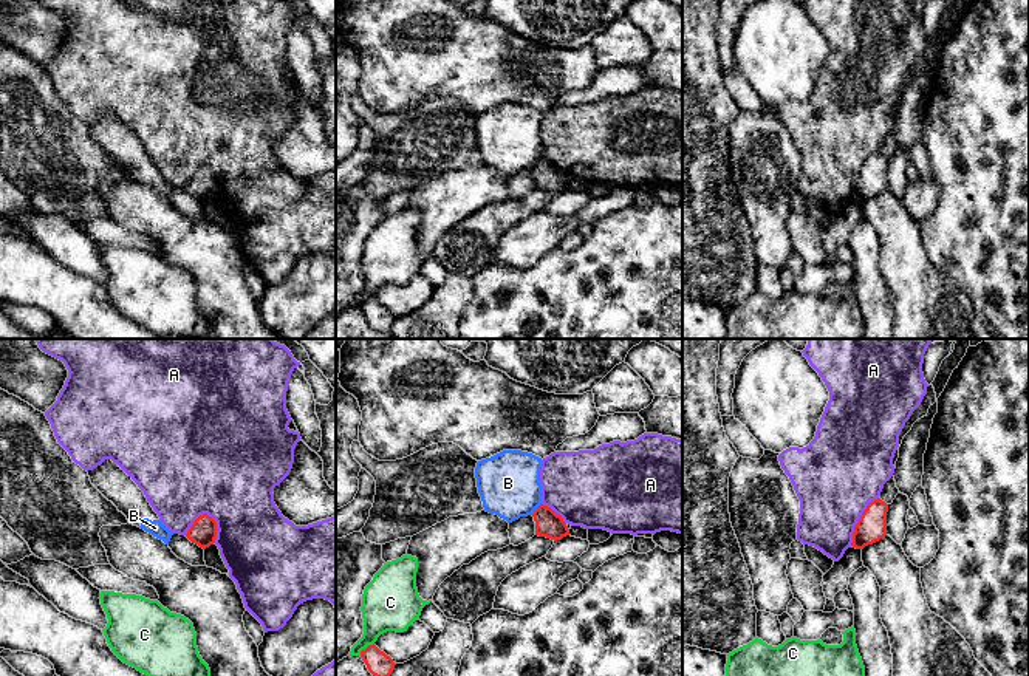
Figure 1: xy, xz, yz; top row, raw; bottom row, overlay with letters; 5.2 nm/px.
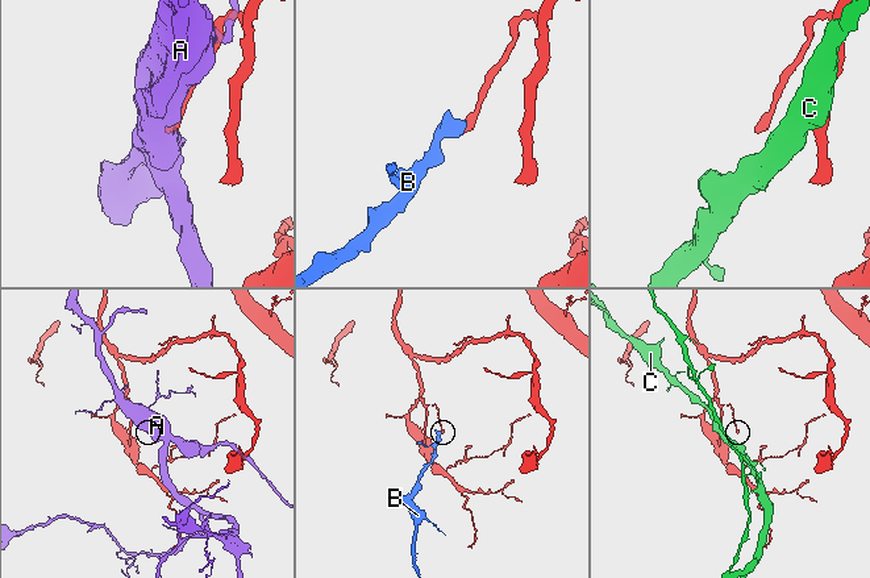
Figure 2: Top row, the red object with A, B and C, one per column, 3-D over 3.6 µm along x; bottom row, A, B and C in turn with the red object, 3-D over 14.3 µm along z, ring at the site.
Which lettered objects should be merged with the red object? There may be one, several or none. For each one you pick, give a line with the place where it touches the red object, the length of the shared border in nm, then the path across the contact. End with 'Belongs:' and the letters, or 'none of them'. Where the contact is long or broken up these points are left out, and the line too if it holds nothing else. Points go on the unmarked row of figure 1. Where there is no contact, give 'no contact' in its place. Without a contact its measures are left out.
Belongs: none of them

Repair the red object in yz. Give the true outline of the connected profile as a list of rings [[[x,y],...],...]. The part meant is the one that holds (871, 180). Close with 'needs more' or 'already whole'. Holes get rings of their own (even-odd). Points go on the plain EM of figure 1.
[[[880,152],[871,155],[854,179],[853,196],[856,203],[863,203],[887,189],[888,158]]] | already whole

